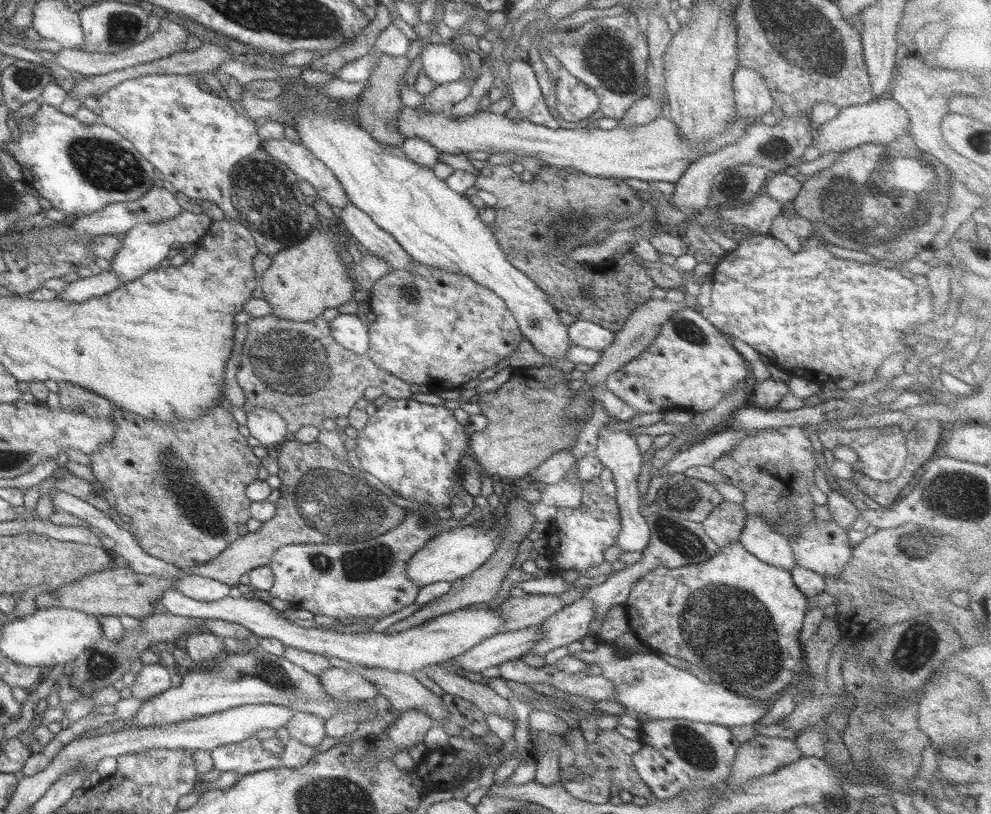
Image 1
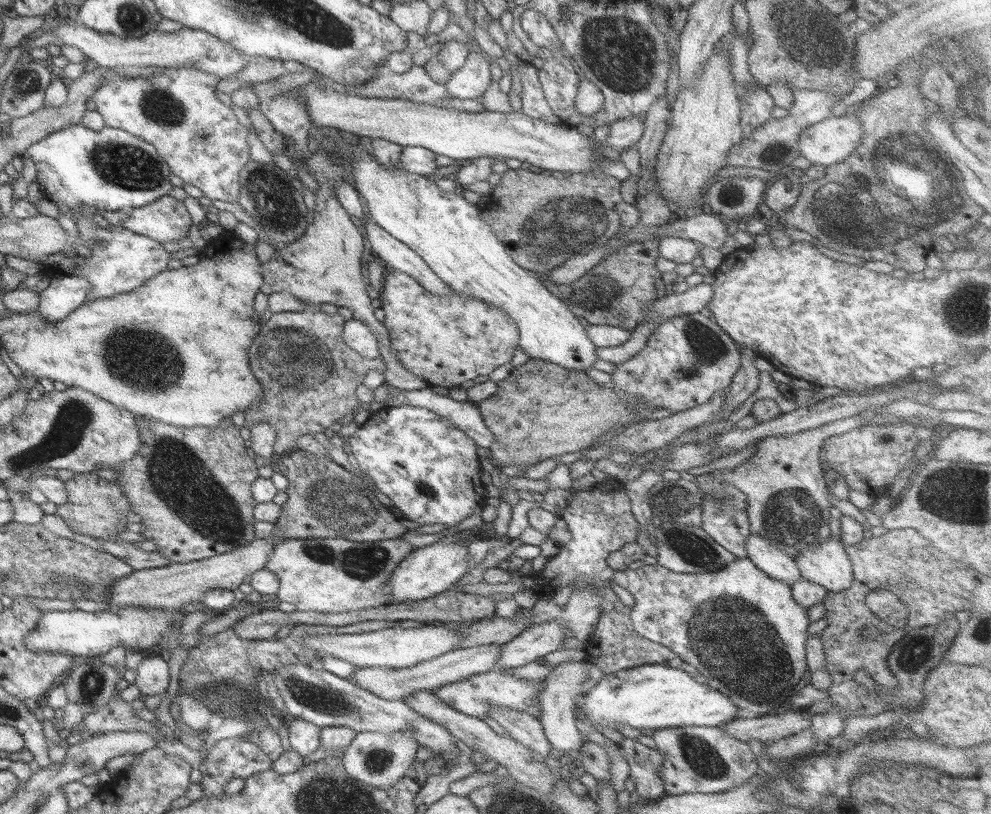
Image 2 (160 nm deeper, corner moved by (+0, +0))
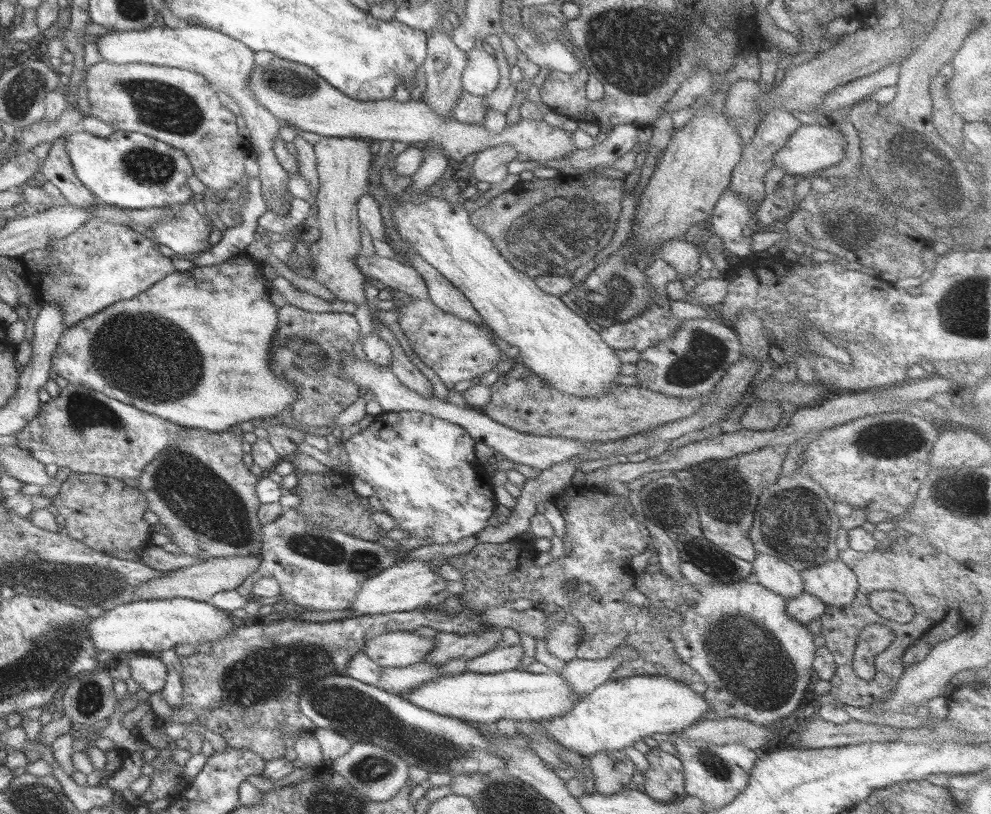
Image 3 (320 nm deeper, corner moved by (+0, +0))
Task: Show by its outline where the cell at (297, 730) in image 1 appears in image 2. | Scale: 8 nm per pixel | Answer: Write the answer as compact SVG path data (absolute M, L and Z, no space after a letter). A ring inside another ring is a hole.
M286 716L285 725L289 748L299 756L307 756L319 747L319 728L314 724Z

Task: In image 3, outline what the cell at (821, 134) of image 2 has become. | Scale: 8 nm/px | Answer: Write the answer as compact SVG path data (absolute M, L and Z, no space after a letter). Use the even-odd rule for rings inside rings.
M832 121L823 124L799 125L786 140L785 145L772 155L772 166L781 168L785 174L813 175L828 169L845 154L845 136L835 128Z

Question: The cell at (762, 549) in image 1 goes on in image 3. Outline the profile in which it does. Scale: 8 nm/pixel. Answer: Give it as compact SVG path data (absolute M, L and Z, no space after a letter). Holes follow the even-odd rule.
M756 552L750 563L752 579L769 592L784 598L785 601L802 593L803 583L800 572L791 568L785 561Z

